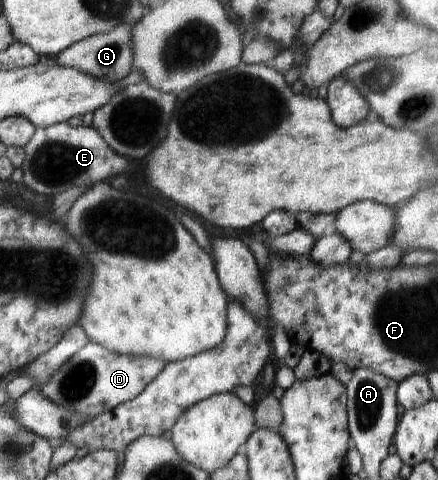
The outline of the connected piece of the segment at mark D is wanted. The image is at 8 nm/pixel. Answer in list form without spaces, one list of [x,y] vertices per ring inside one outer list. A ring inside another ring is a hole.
[[[88,341],[44,386],[42,392],[54,404],[66,406],[92,419],[111,411],[123,402],[136,398],[168,362],[154,356],[126,356],[112,352],[101,344]]]

